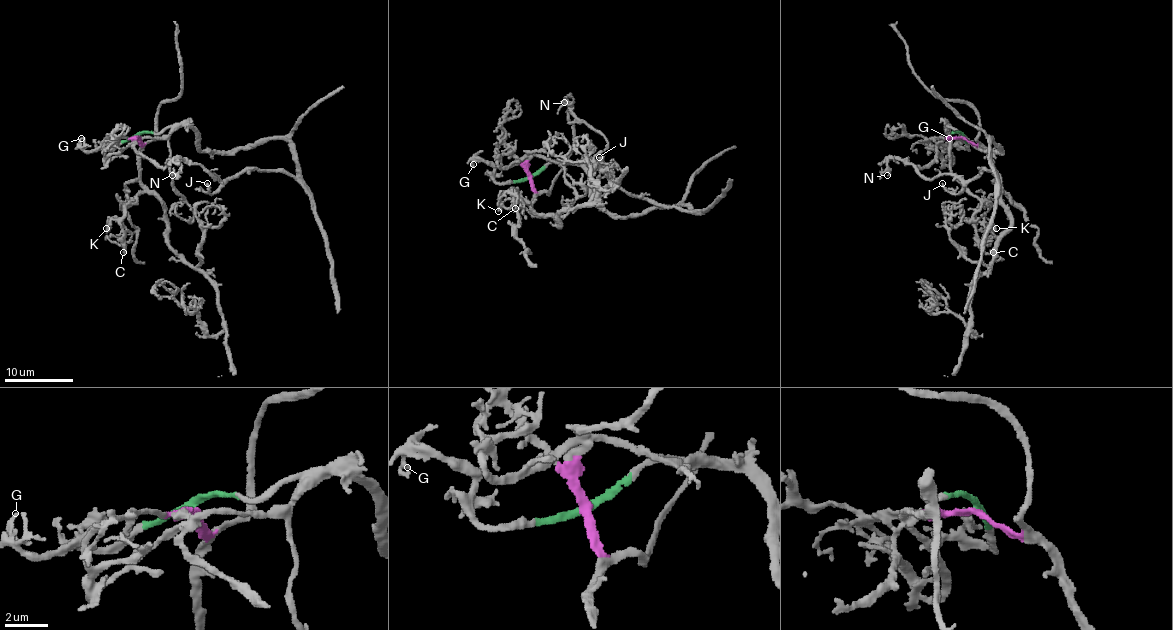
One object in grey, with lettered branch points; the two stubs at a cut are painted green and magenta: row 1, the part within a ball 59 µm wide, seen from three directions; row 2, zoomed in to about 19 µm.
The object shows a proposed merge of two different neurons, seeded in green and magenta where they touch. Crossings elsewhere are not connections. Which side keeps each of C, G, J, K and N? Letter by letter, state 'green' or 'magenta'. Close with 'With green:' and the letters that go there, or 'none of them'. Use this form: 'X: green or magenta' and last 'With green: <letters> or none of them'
C: magenta
G: green
J: green
K: magenta
N: green
With green: G, J, N

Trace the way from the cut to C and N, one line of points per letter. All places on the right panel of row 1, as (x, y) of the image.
C: (963, 136), (985, 150), (997, 177), (999, 189), (978, 206), (973, 222), (975, 241), (987, 253), (994, 253)
N: (963, 136), (948, 126), (999, 148), (990, 138), (996, 176), (925, 179), (889, 159), (888, 176)

